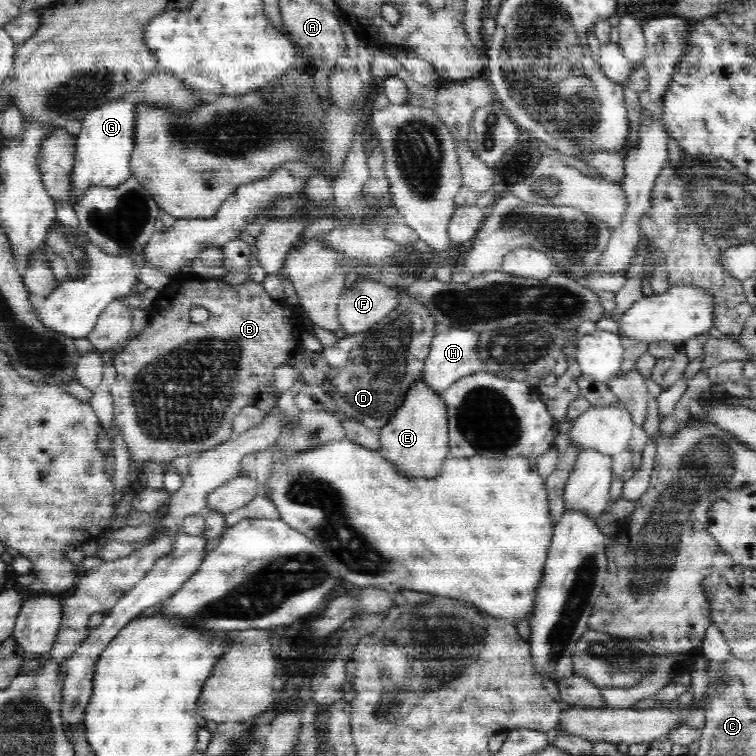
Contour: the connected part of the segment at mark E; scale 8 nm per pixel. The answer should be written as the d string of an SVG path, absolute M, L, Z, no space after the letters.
M418 376L405 392L400 407L392 418L381 427L380 453L400 469L404 475L414 477L434 477L440 474L441 463L449 454L449 430L447 427L447 405L436 390Z

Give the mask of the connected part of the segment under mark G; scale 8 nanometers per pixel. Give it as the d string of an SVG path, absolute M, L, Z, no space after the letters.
M122 98L91 110L81 121L70 174L70 206L75 207L80 196L92 186L116 188L133 176L129 167L129 155L132 154L132 118L132 103Z

